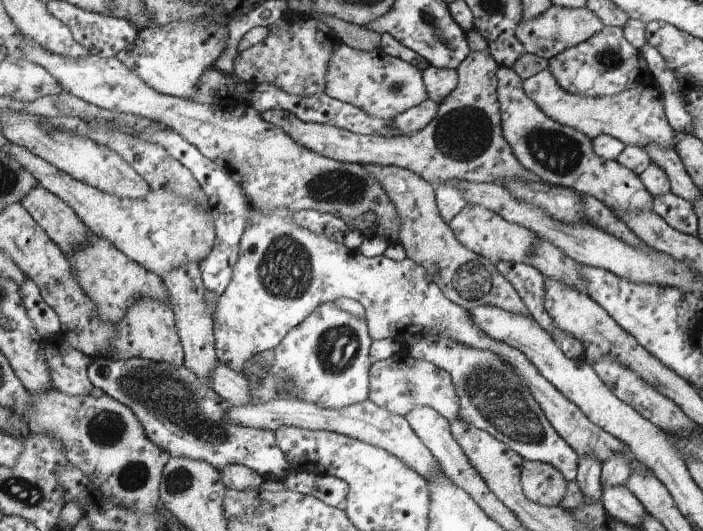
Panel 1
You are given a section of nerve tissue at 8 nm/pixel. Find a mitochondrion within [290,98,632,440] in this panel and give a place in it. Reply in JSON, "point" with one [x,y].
{"point":[462,134]}

